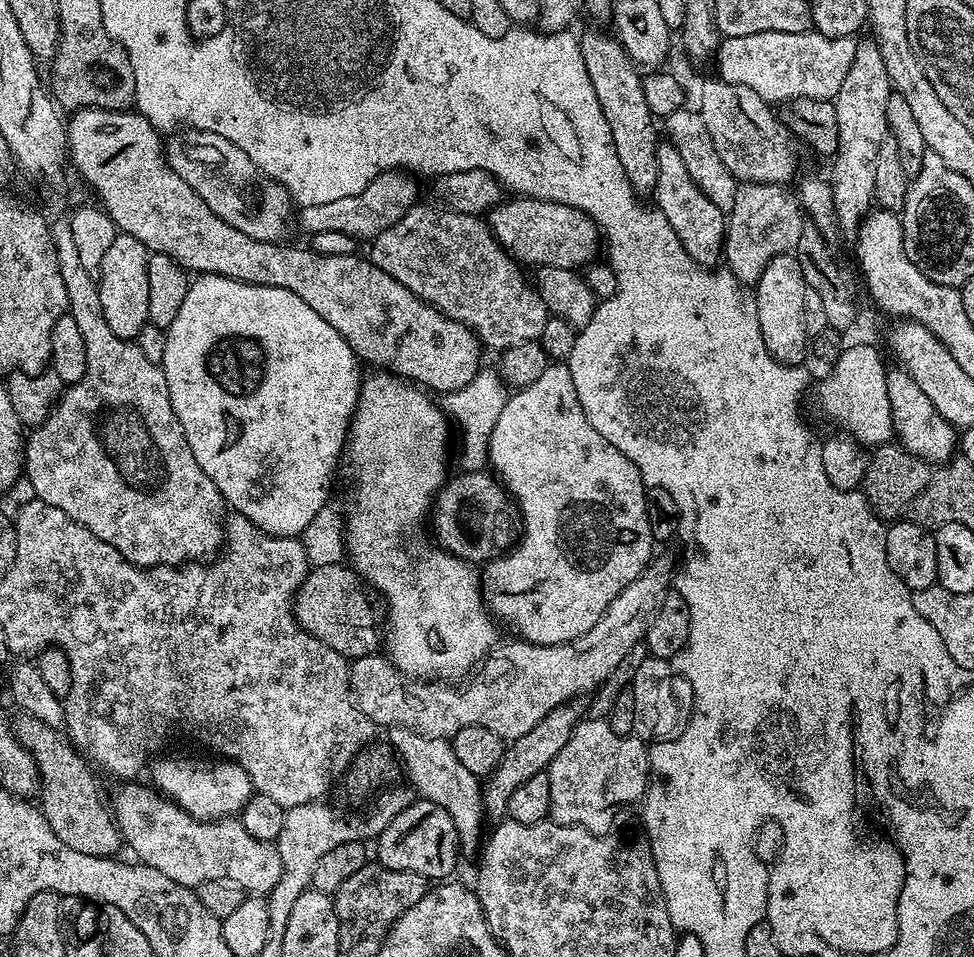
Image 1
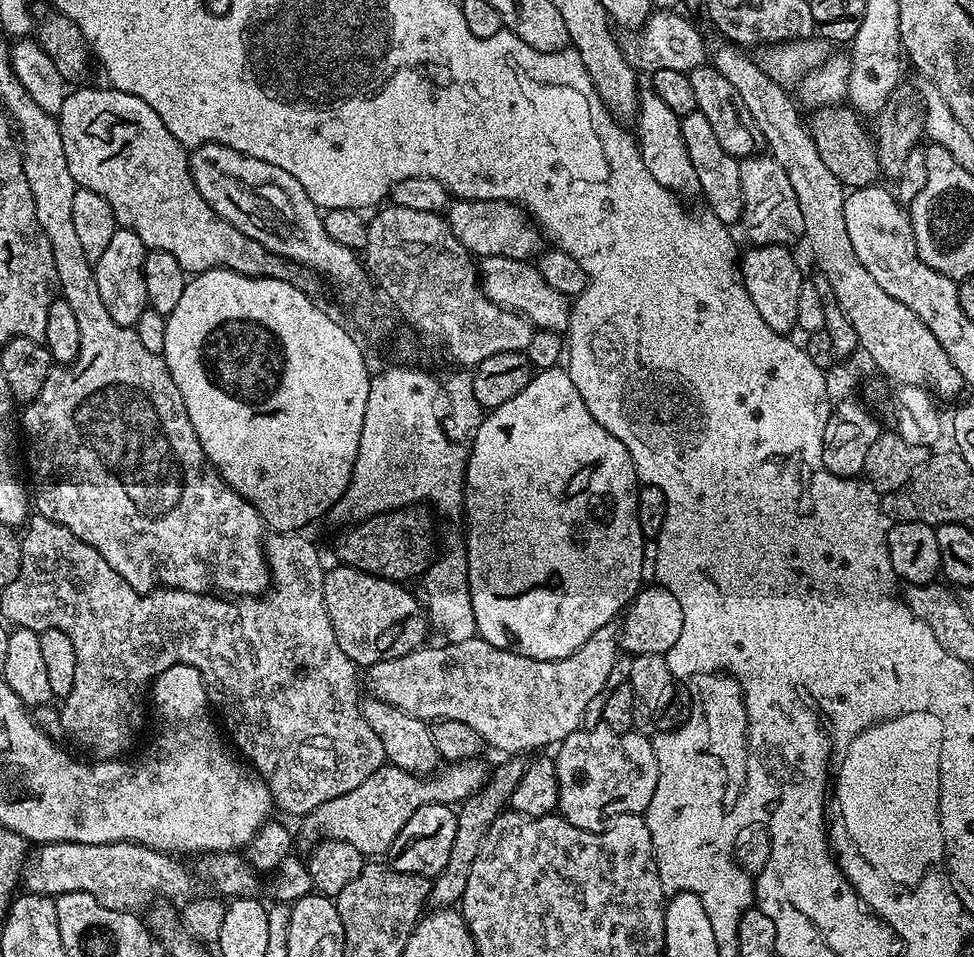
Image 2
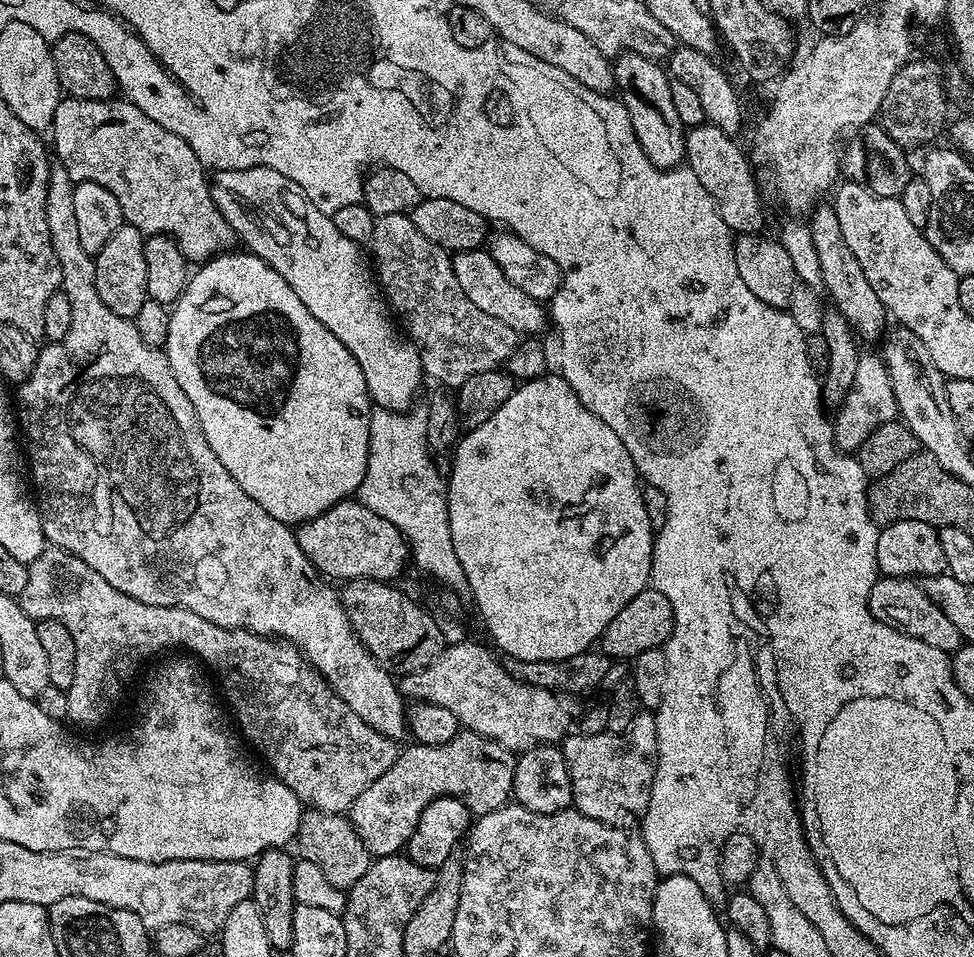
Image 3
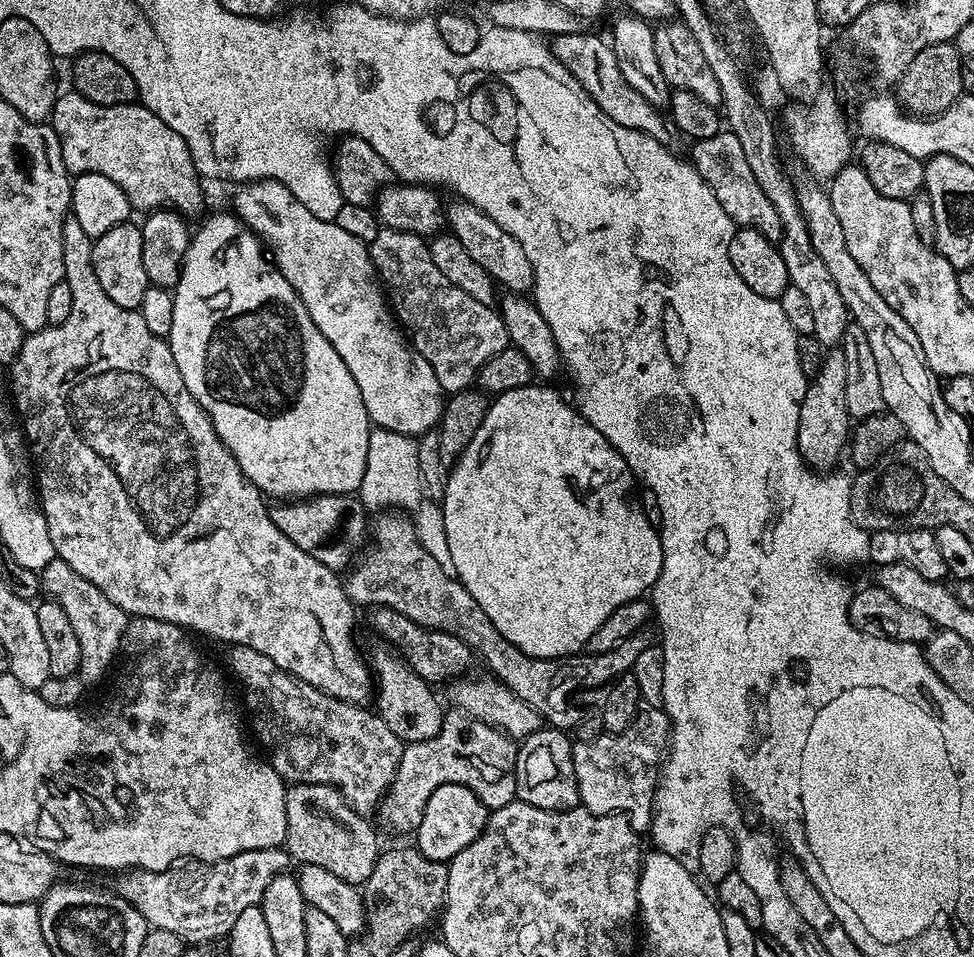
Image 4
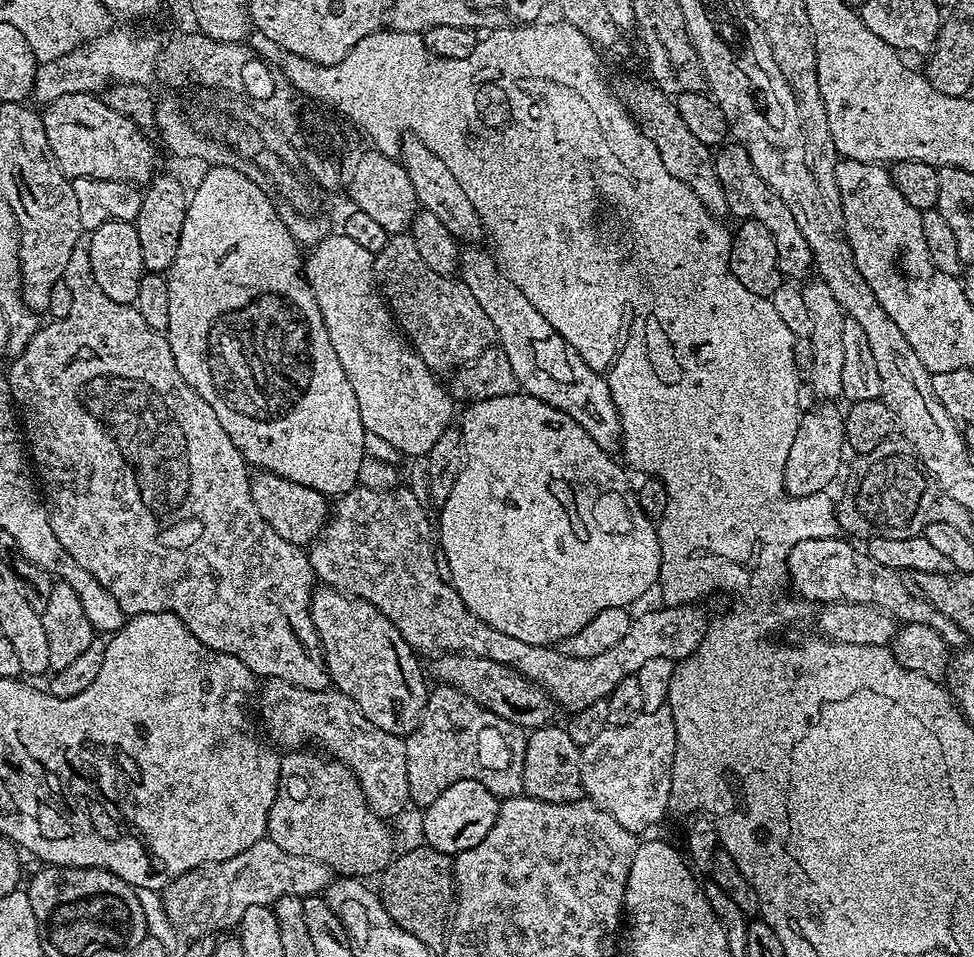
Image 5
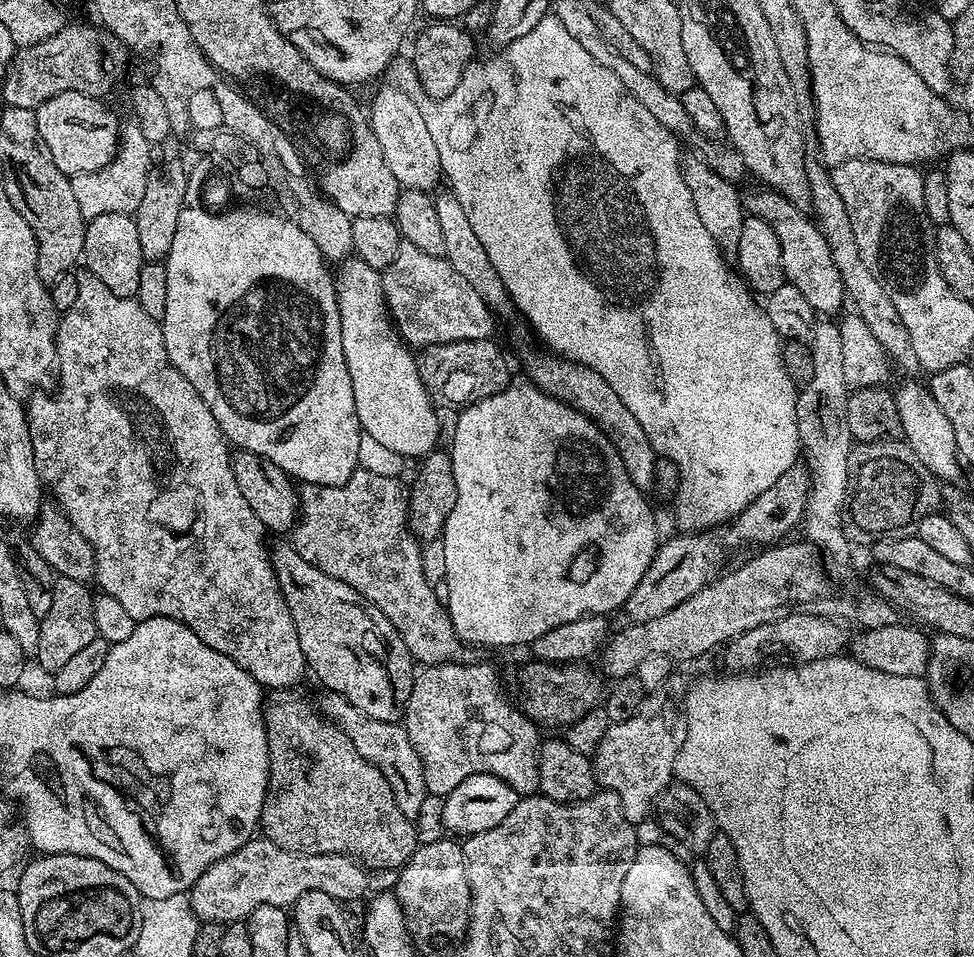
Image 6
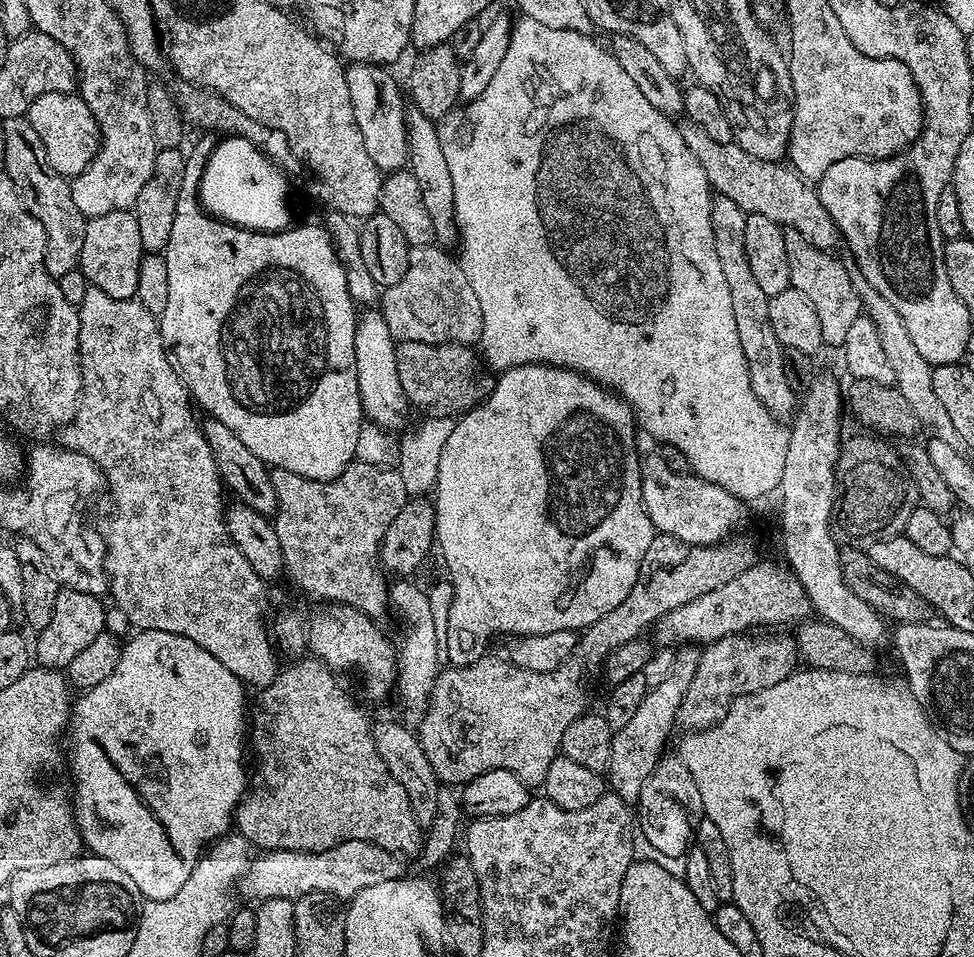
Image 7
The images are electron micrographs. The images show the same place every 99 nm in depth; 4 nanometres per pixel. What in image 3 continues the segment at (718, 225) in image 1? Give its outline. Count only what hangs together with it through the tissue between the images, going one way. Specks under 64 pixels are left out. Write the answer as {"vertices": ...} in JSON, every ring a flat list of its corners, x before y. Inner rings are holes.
{"vertices":[[624,52,615,57,612,64,612,77,622,97,622,103,630,114,634,134,650,162,659,168,678,168,685,163,684,138,686,129,678,110,670,98,672,80,665,65,659,60,651,60,642,54]]}

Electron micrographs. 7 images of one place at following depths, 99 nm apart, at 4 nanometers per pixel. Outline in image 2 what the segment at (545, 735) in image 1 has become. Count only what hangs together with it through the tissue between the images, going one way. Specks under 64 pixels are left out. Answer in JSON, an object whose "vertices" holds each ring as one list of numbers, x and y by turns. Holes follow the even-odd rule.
{"vertices":[[504,758,500,765,488,773,488,781,479,788,475,795,459,805,456,812,456,829,454,830,454,846,450,846,450,862,442,866,442,870,431,881,428,890,428,904,433,909,452,908,463,901,466,894,466,882,470,878,470,870,474,867,474,858,478,858,478,850,482,850,482,842,500,817,501,812,509,807,514,786,522,779,525,761,520,758]]}

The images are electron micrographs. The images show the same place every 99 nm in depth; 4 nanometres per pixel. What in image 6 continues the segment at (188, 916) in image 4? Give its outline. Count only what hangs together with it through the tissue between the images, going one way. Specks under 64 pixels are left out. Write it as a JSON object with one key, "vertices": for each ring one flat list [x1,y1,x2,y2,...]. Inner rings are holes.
{"vertices":[[253,838,247,844,243,844,234,854,210,865,200,875,194,887,190,889,190,899,192,909,196,911,201,921,227,926,233,922,243,921,263,904,287,909,295,904,298,898,302,898,302,894,306,894,310,890,322,890,326,894,330,894,330,898,341,902,356,900,368,888,368,875,370,875,369,869,351,856,339,856,338,854,297,856,294,852,282,850,267,838]]}

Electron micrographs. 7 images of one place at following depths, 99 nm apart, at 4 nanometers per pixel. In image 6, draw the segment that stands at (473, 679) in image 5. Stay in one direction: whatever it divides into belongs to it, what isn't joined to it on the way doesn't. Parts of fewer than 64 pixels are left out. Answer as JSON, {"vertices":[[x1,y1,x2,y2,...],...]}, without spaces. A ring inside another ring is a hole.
{"vertices":[[533,659,531,663,516,672,516,688,520,691,518,707,541,729,567,729,569,724,578,722,578,718,590,714,590,710,603,705,606,680,599,667,587,668,589,665,584,662,547,664,545,660,538,659]]}

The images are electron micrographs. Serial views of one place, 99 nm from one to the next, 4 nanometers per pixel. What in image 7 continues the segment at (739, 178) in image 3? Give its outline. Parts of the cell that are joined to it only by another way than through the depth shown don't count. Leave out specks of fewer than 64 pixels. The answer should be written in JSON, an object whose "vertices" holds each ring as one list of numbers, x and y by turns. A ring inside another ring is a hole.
{"vertices":[[788,230,785,231,784,237,786,238,786,262,790,262,791,287,802,290,802,294,810,298,814,310,818,313,818,322,822,325,822,338,825,345,843,346,854,318,862,315,862,301,858,290,854,290,852,272,844,269,843,262,835,260,832,252,814,246,802,234]]}

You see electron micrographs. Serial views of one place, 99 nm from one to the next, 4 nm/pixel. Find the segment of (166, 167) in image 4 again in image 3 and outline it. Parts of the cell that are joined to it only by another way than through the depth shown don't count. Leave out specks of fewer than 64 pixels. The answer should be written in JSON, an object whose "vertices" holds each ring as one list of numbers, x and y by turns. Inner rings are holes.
{"vertices":[[64,98,54,113,50,135,56,143,54,156,70,174,74,182,98,182,98,186,106,186,114,198,118,198,118,206,122,206,125,224,134,226,145,237,170,236,178,242,182,254,190,262,203,262,235,249,238,244,236,232,222,218,218,206,212,197,210,176,204,163,194,150,178,134,170,134,166,126,158,126,154,118,146,118,142,110,127,98,110,100,74,100]]}

